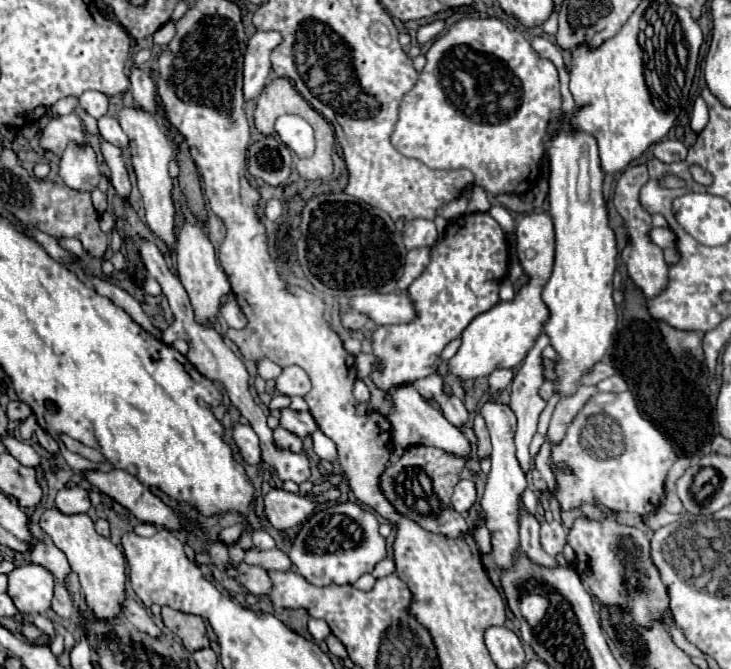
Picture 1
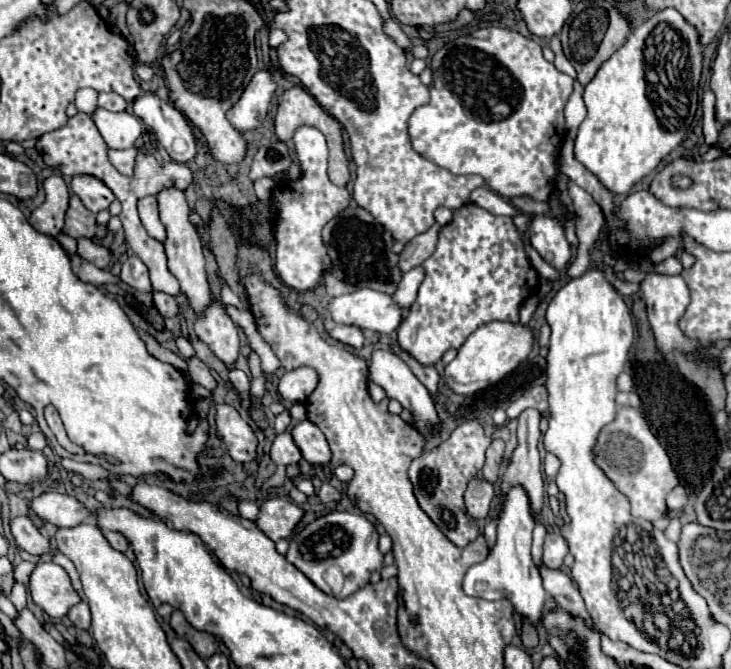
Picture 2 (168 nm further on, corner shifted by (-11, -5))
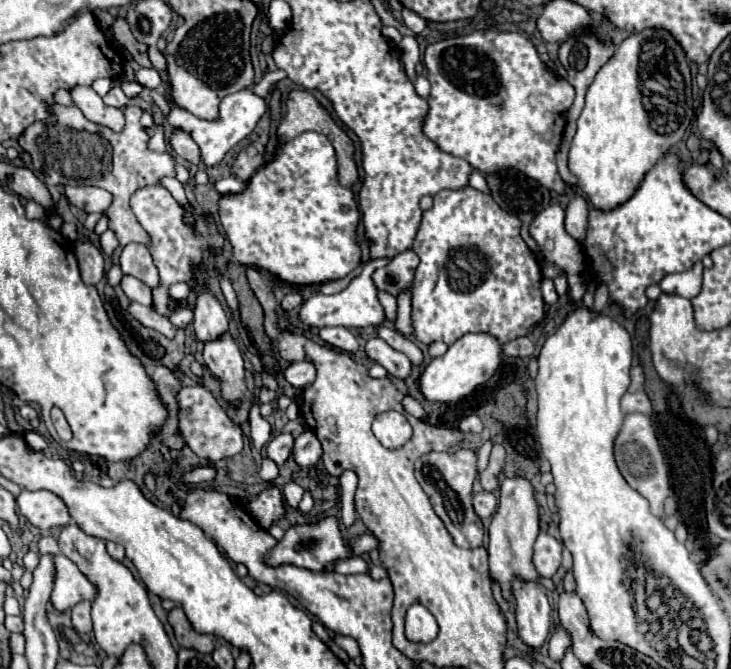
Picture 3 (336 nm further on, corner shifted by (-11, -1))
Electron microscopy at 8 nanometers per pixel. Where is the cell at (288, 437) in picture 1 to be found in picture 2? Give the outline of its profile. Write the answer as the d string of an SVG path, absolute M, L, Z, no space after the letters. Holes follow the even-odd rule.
M286 431L286 433L280 433L274 443L272 443L272 449L270 449L270 459L276 463L276 465L292 465L292 463L298 463L302 459L300 455L300 449L296 447L292 435Z

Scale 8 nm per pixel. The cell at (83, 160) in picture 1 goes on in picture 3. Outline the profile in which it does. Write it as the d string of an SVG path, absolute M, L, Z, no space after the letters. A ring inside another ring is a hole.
M66 187L66 197L72 205L78 209L84 209L86 213L104 213L110 203L112 195L100 187Z

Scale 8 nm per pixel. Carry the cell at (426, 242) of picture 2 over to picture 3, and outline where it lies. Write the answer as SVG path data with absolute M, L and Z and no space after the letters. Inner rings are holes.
M406 249L406 251L398 253L386 267L380 267L374 271L374 275L372 275L374 285L380 291L388 291L392 295L398 295L402 289L410 287L418 263L420 263L420 259L418 259L416 251Z

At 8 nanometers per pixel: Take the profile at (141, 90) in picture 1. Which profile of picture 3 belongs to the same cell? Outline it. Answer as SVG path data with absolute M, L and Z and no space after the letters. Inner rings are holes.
M182 129L172 131L172 135L170 135L170 147L172 147L172 151L176 155L184 157L192 165L198 165L198 161L200 161L200 149L198 149L198 145L194 143L194 139L186 131L182 131Z

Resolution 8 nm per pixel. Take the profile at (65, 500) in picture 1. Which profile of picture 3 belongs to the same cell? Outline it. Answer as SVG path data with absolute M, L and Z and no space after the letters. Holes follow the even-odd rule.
M22 491L16 497L18 513L28 519L40 531L52 527L64 527L70 523L70 513L66 503L52 491Z

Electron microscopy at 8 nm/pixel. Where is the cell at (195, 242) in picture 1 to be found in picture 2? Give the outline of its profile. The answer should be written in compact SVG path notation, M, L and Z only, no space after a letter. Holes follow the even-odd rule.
M216 299L204 313L204 317L196 319L194 331L200 341L204 341L210 351L226 365L234 367L238 359L238 327L226 315L224 305Z

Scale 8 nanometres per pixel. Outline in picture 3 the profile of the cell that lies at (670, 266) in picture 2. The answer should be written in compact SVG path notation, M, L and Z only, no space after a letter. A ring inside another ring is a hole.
M698 261L692 269L682 271L682 273L670 273L660 281L660 289L664 293L678 293L686 299L696 297L702 289L702 263Z

